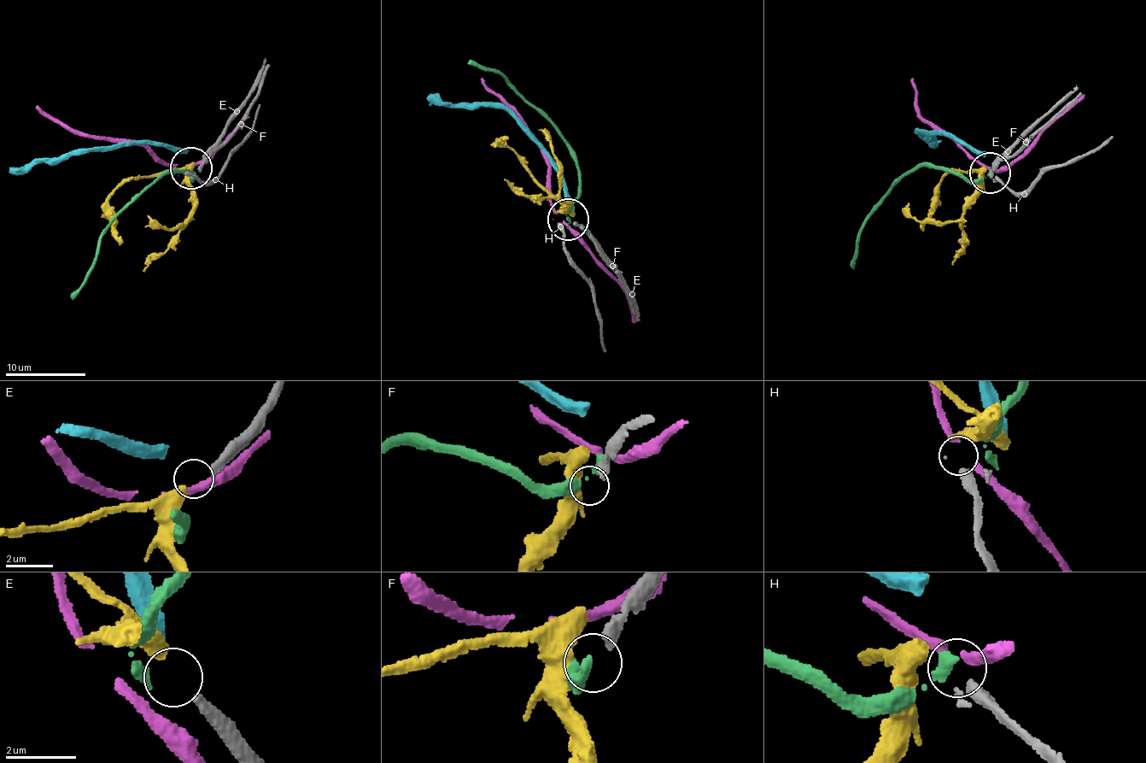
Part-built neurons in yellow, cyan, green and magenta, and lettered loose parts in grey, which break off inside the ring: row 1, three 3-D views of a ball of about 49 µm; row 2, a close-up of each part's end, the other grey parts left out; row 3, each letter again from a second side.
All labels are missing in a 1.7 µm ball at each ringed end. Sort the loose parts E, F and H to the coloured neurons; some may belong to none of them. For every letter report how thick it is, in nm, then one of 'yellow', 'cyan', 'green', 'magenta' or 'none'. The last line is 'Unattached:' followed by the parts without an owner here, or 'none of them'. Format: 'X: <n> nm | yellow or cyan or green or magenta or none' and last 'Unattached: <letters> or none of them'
E: 320 nm | yellow
F: 360 nm | none
H: 300 nm | none
Unattached: F, H

